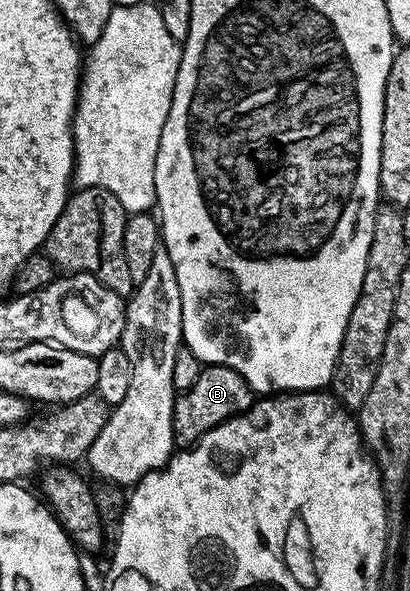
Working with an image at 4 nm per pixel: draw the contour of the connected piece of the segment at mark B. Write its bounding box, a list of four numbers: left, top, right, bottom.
[173,365,255,447]

